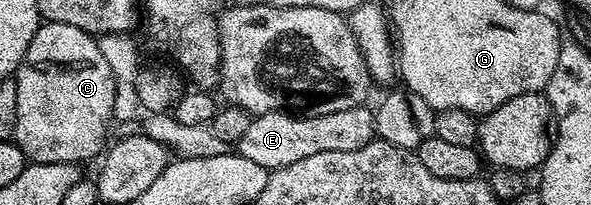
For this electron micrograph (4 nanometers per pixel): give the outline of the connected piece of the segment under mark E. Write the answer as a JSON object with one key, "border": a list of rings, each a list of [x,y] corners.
{"border":[[[367,105],[315,113],[319,115],[291,114],[295,113],[281,110],[254,116],[245,137],[239,139],[238,154],[257,161],[257,165],[274,169],[293,165],[293,161],[301,161],[301,157],[313,157],[313,153],[349,153],[349,149],[361,149],[376,138],[375,116]]]}

